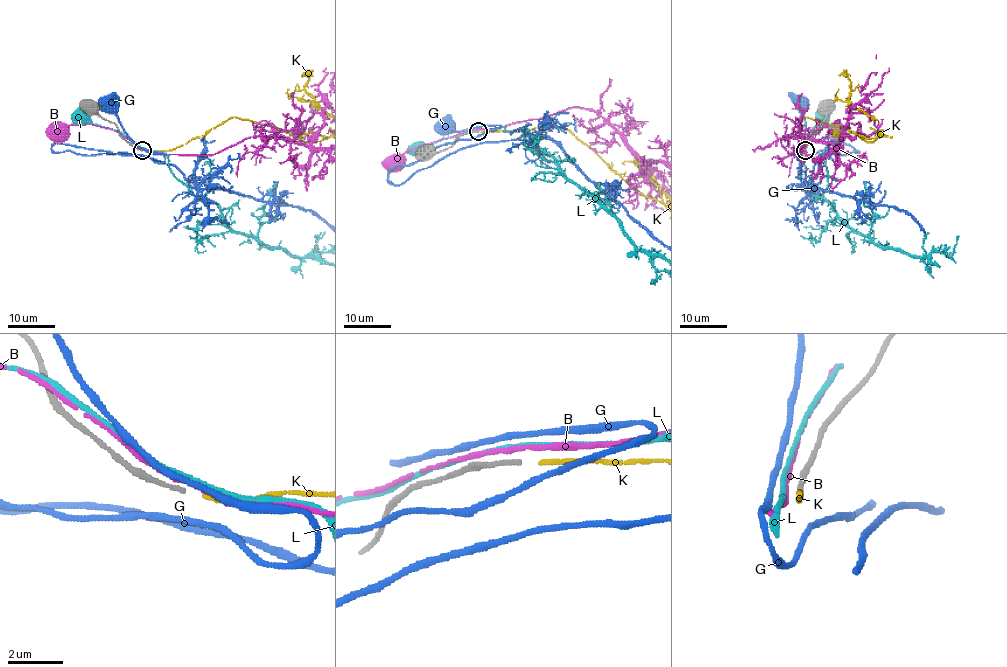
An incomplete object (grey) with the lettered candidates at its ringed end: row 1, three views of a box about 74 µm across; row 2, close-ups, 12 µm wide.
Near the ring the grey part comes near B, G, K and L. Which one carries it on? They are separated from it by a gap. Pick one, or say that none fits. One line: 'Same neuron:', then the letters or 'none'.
Same neuron: K

